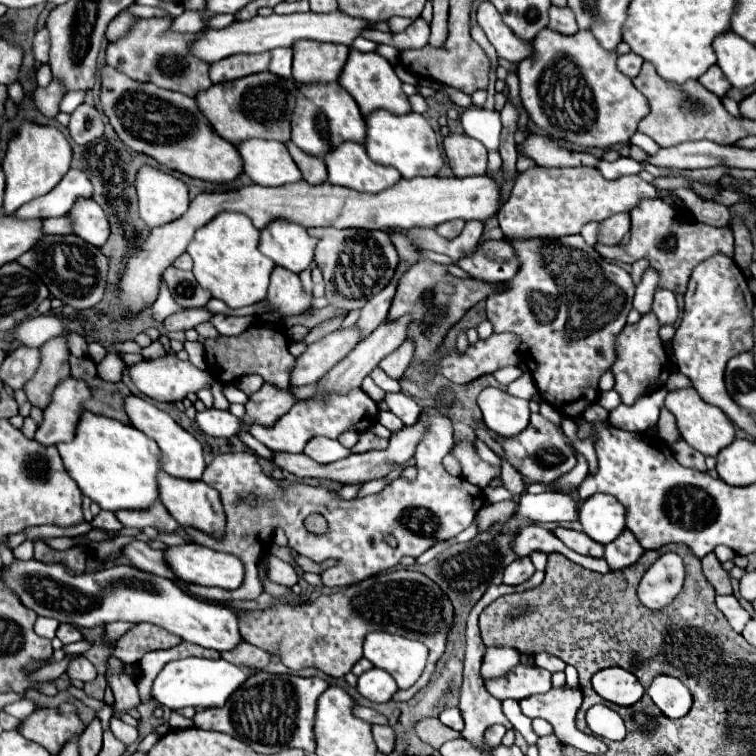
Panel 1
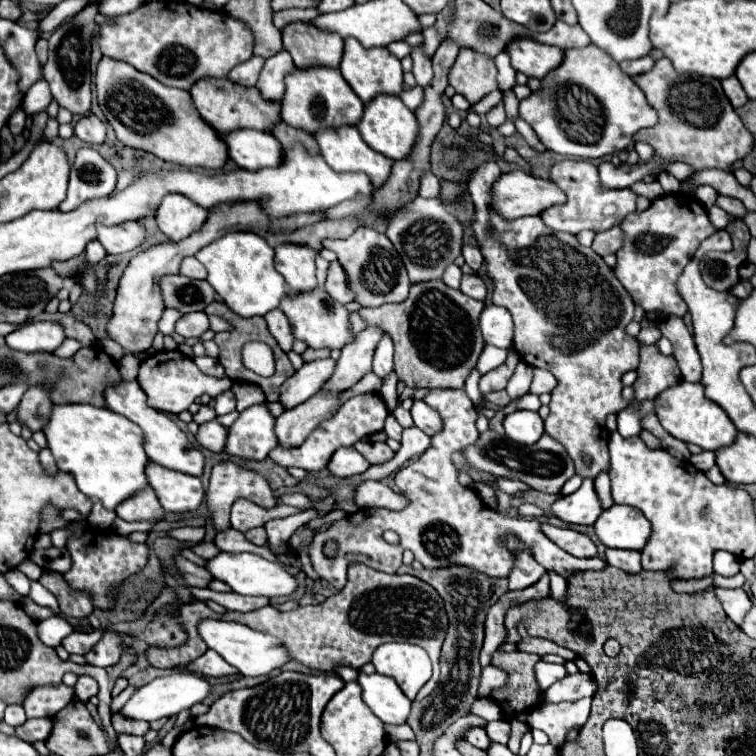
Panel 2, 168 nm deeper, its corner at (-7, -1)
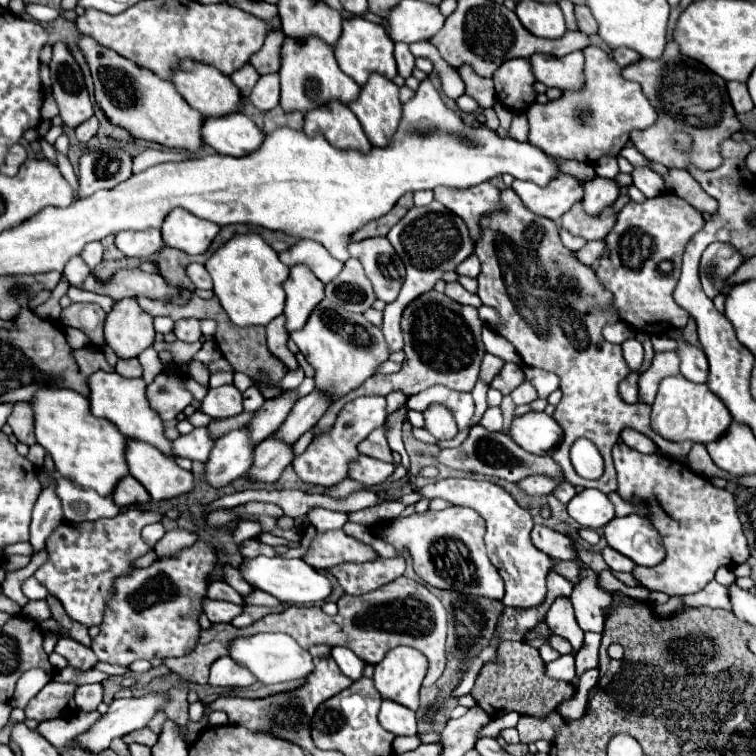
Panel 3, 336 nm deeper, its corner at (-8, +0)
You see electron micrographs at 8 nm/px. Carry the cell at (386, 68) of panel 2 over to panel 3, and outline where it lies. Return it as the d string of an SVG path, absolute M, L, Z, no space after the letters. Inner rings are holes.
M362 17L344 19L342 35L340 35L340 41L334 47L334 53L336 53L336 61L338 61L340 69L348 77L352 77L358 85L364 85L368 81L370 73L380 73L388 79L394 79L398 75L396 61L394 61L394 41L388 37L388 33L382 25L370 23Z

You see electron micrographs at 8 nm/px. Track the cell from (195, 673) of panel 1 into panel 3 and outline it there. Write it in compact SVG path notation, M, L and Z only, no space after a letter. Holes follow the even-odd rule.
M148 693L144 697L132 699L114 699L108 711L88 731L76 735L70 741L70 747L82 747L84 751L100 753L110 747L112 739L146 727L146 723L154 717L156 711L162 709L166 701L168 697L160 693Z

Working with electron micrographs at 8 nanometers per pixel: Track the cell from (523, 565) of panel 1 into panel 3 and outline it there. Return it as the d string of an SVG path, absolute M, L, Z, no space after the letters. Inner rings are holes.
M442 479L434 485L426 485L418 491L412 491L410 495L400 497L400 501L404 501L406 505L414 505L420 499L432 501L436 497L452 501L456 505L472 507L484 517L484 521L486 521L484 543L488 549L488 557L490 557L492 565L498 569L498 573L506 585L506 595L504 595L502 603L506 607L520 607L520 609L542 605L546 599L546 575L554 569L554 561L548 555L544 555L542 551L538 551L530 541L530 531L534 527L530 513L526 509L522 509L512 499L512 495L506 493L502 487L498 487L490 481L480 481L480 479Z

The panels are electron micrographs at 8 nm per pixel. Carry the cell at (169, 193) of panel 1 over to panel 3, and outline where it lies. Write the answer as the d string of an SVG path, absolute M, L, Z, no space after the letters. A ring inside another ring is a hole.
M174 209L162 225L162 239L168 247L200 255L212 245L218 231L220 227L216 223L200 219L184 209Z

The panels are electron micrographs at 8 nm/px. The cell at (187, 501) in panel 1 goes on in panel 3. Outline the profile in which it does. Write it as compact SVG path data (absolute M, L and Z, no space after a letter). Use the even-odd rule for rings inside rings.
M128 439L126 463L130 475L146 487L154 501L188 493L194 487L190 471L184 471L172 457L160 453L160 449L144 441Z

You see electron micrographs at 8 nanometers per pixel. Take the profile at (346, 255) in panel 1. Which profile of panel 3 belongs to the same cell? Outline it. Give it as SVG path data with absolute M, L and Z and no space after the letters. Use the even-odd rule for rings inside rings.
M386 237L354 241L350 243L348 251L364 265L366 277L372 281L376 297L392 303L400 293L406 269L390 241Z

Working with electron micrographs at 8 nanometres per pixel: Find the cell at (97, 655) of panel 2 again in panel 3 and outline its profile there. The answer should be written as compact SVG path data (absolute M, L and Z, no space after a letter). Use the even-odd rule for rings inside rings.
M198 539L172 557L156 559L146 569L132 569L114 583L114 595L106 601L100 633L92 639L92 651L100 661L130 665L136 659L182 657L200 639L198 617L206 599L208 579L218 563L212 543Z

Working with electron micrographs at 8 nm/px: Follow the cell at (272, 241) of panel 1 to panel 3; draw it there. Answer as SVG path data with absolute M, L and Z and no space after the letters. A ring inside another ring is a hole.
M290 267L290 277L284 283L286 291L286 331L298 331L308 321L314 307L324 299L324 285L308 267Z

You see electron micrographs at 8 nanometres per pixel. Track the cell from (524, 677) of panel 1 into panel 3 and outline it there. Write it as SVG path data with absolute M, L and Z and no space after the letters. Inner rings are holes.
M568 653L568 655L560 655L556 661L548 663L546 665L546 671L550 677L554 679L562 679L562 681L572 681L574 679L574 673L576 673L576 667L574 667L574 655Z

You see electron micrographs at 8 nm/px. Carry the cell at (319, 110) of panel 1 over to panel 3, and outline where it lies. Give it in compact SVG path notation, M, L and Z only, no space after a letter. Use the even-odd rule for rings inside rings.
M284 39L280 51L280 105L284 111L312 111L328 99L338 99L342 103L350 103L360 95L360 87L348 79L336 59L332 47L328 43L320 43L320 39L304 39L304 43L296 43L296 39Z

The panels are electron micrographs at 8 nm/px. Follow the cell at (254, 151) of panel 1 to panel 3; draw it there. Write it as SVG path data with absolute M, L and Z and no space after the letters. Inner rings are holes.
M242 113L226 117L206 117L200 129L202 141L216 153L242 157L252 153L264 139L264 133Z

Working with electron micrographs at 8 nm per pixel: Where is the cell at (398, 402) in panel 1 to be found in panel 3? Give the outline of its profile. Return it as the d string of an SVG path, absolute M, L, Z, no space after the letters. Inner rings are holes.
M432 405L428 411L424 411L424 419L426 419L426 429L440 441L454 439L458 433L452 413L442 405Z

